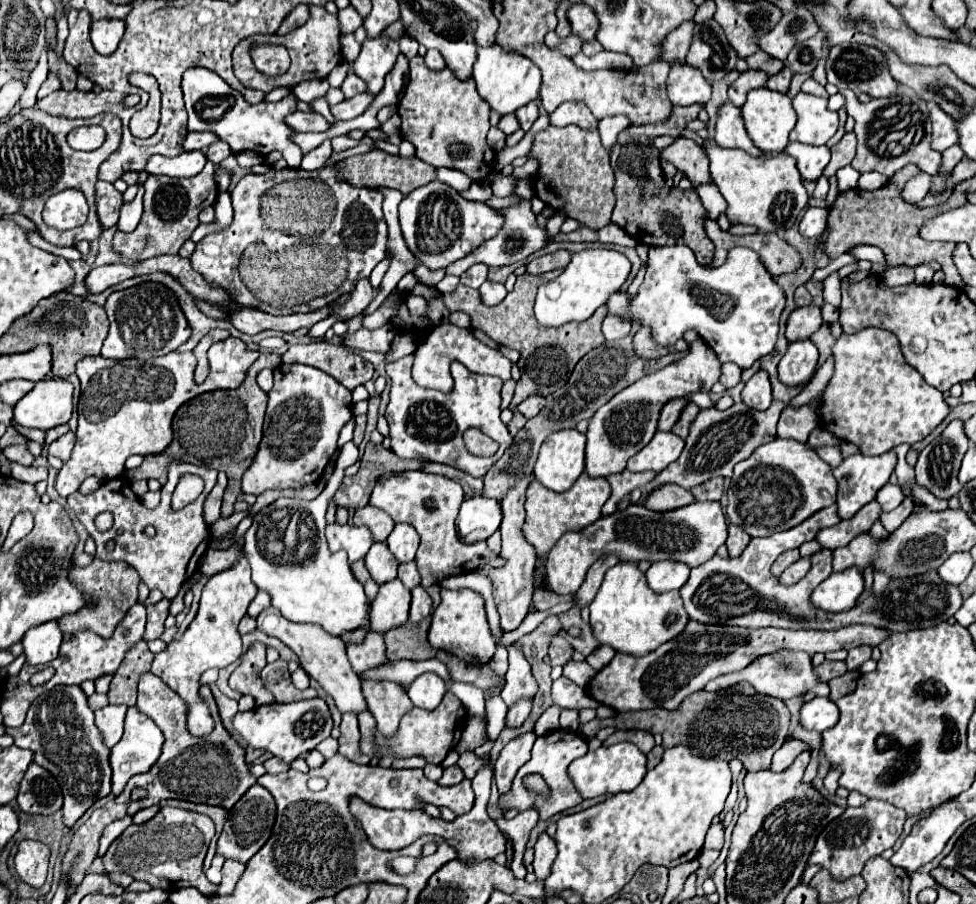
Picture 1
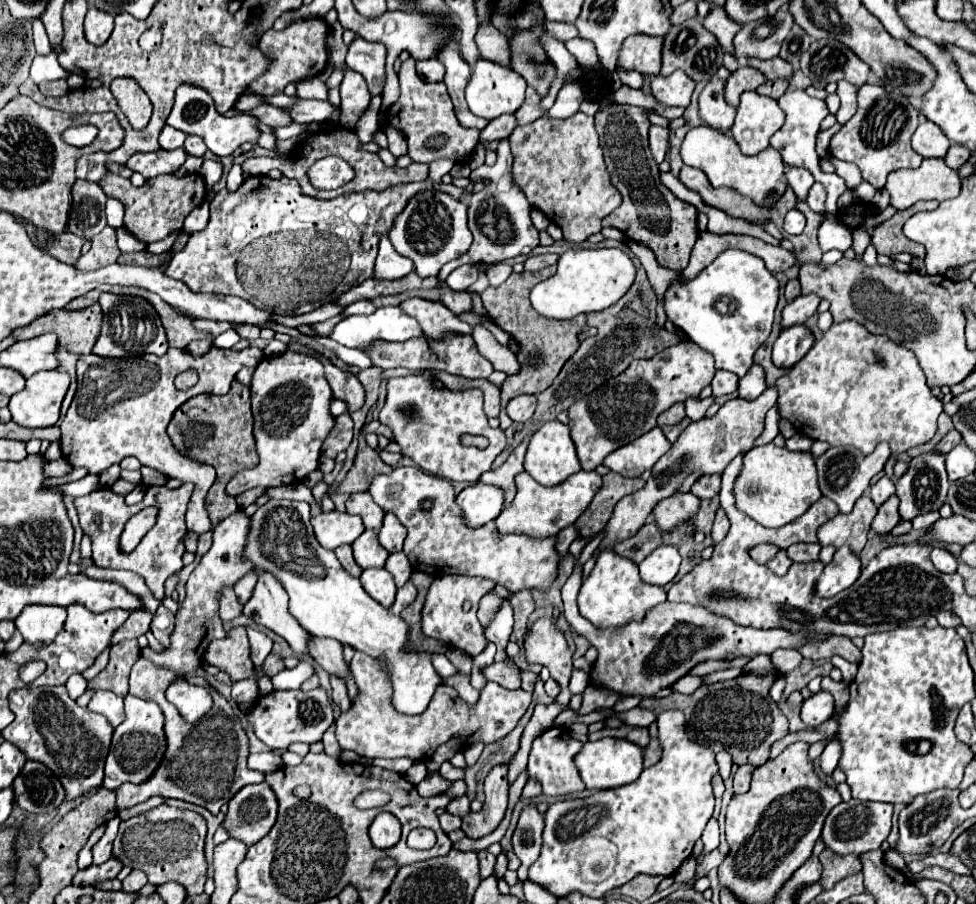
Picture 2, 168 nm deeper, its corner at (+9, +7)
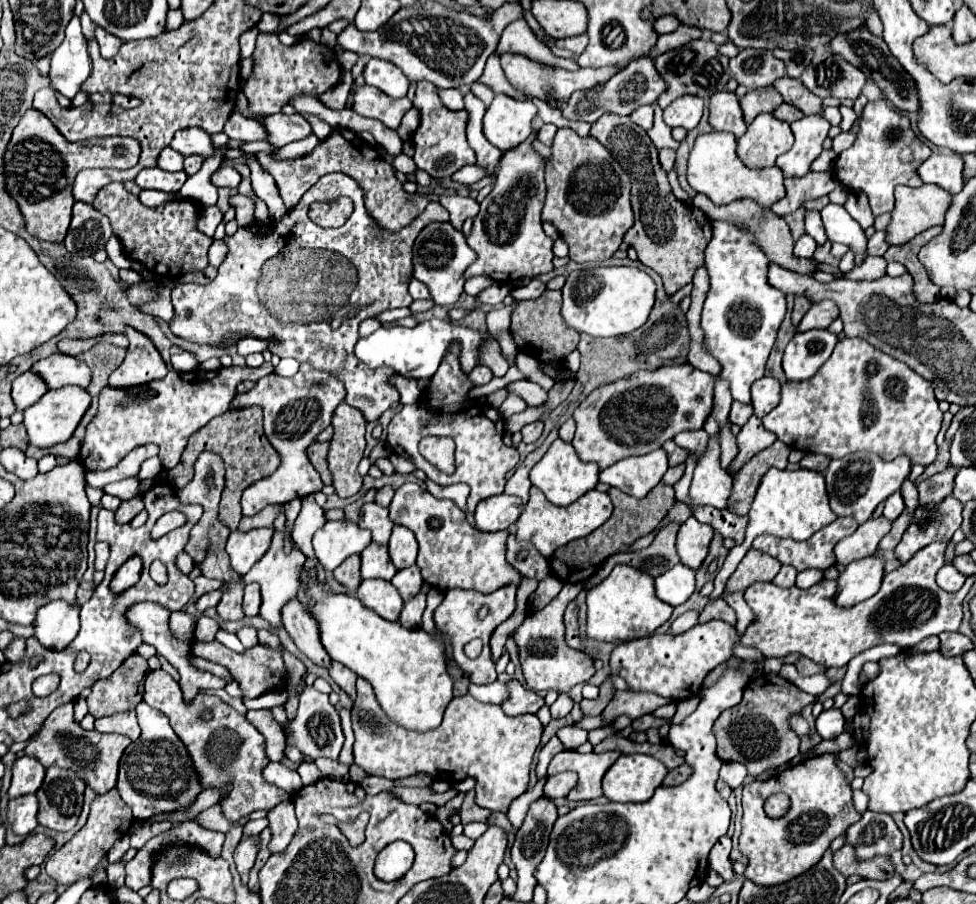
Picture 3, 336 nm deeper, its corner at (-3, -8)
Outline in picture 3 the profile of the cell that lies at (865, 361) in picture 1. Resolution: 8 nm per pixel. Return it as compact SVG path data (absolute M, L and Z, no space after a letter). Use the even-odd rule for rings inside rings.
M844 337L836 343L834 353L812 379L788 381L782 385L782 399L778 407L762 421L764 427L776 433L780 441L804 453L822 453L832 459L842 459L844 455L856 451L870 451L886 461L892 461L898 455L906 455L910 457L912 465L926 467L938 457L936 435L940 431L942 411L928 379L922 379L906 363L874 349L868 341Z

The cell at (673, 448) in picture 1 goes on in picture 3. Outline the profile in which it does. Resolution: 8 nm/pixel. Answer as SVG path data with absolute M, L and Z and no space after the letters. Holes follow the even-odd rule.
M664 449L652 451L642 457L622 459L600 473L600 481L610 487L618 487L620 491L632 497L646 497L650 489L654 489L662 475L668 469L668 455Z

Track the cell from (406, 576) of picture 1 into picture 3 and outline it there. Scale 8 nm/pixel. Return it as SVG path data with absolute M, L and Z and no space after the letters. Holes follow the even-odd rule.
M416 565L408 567L408 569L400 569L394 579L392 579L392 585L398 589L398 593L402 595L404 601L410 601L422 587L422 575L418 571Z

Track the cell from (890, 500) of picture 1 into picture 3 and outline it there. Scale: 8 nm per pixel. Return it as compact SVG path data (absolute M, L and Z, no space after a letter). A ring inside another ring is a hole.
M896 491L896 493L890 495L890 497L886 499L886 503L884 503L884 517L890 519L890 521L894 521L902 511L904 511L904 499L902 499L900 491Z

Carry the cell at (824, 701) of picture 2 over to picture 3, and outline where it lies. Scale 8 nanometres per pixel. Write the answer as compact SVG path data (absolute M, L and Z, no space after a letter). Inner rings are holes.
M840 709L822 711L816 719L816 731L822 739L834 739L846 729L846 719Z

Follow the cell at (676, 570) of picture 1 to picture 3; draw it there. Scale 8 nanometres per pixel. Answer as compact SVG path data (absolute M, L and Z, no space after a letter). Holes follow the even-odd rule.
M678 563L654 579L658 599L676 607L694 593L694 569Z

